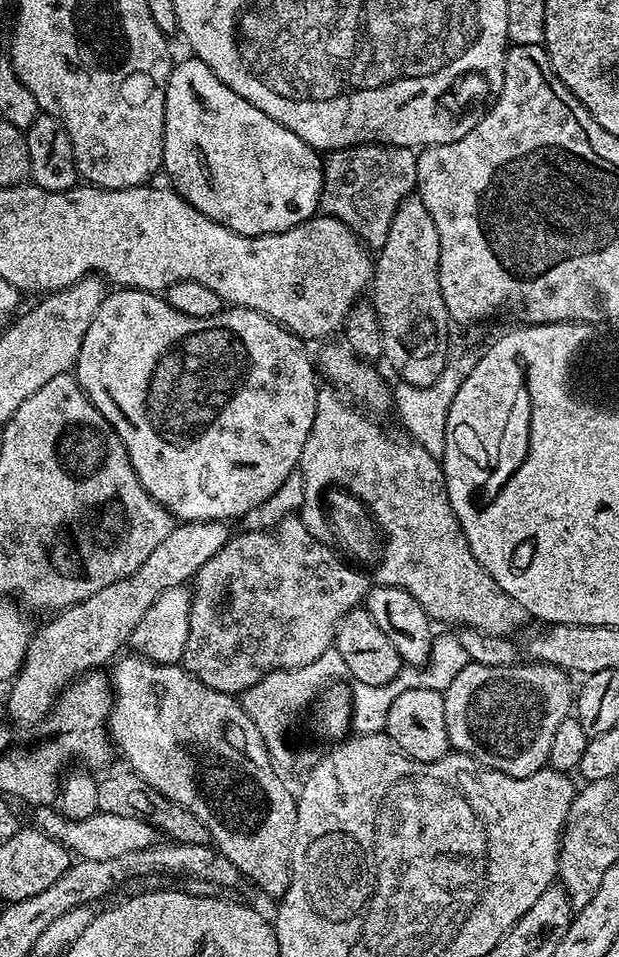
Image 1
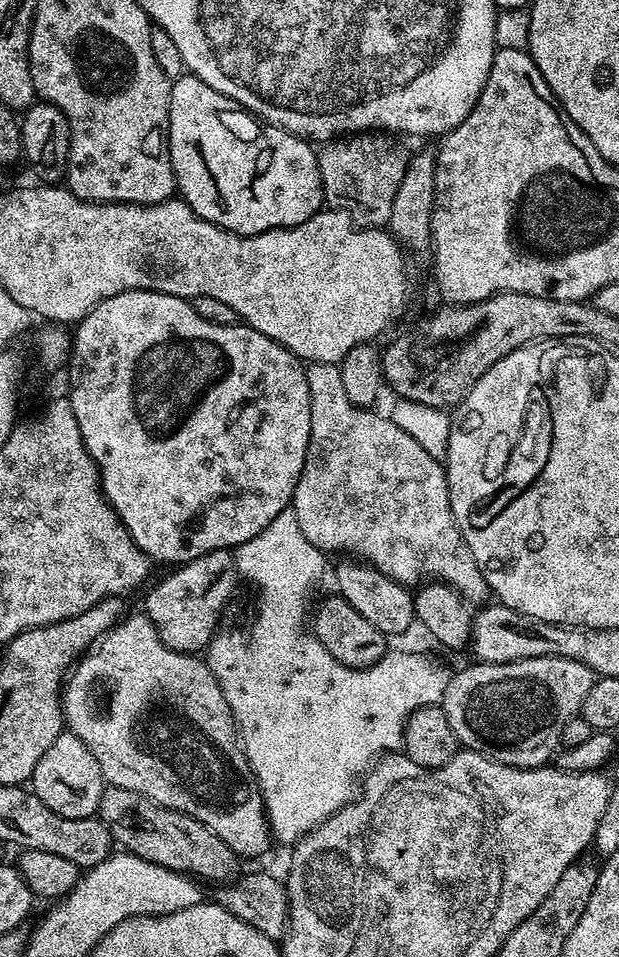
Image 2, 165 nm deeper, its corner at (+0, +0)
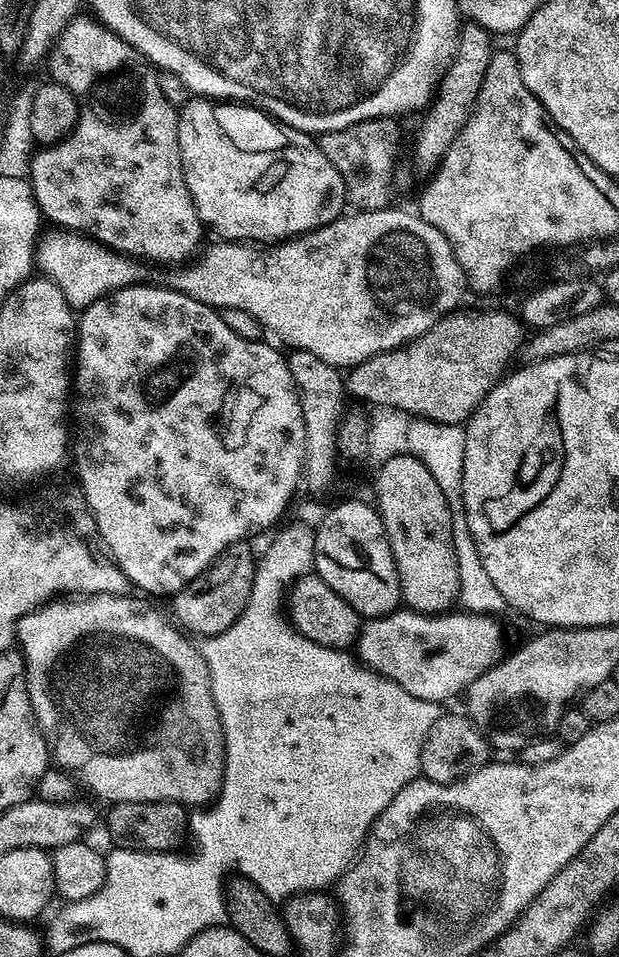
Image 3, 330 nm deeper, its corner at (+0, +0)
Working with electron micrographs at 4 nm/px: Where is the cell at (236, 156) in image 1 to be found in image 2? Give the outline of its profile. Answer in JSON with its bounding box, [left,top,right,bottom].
[168,74,324,236]

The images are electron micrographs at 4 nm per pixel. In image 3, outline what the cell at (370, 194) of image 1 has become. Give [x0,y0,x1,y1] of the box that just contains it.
[318,116,400,212]

